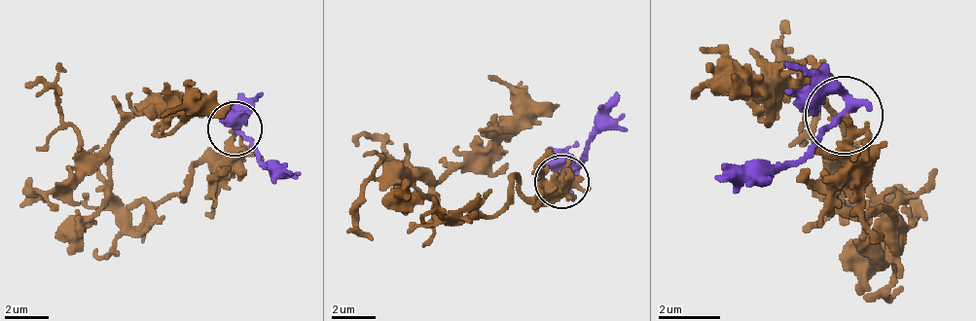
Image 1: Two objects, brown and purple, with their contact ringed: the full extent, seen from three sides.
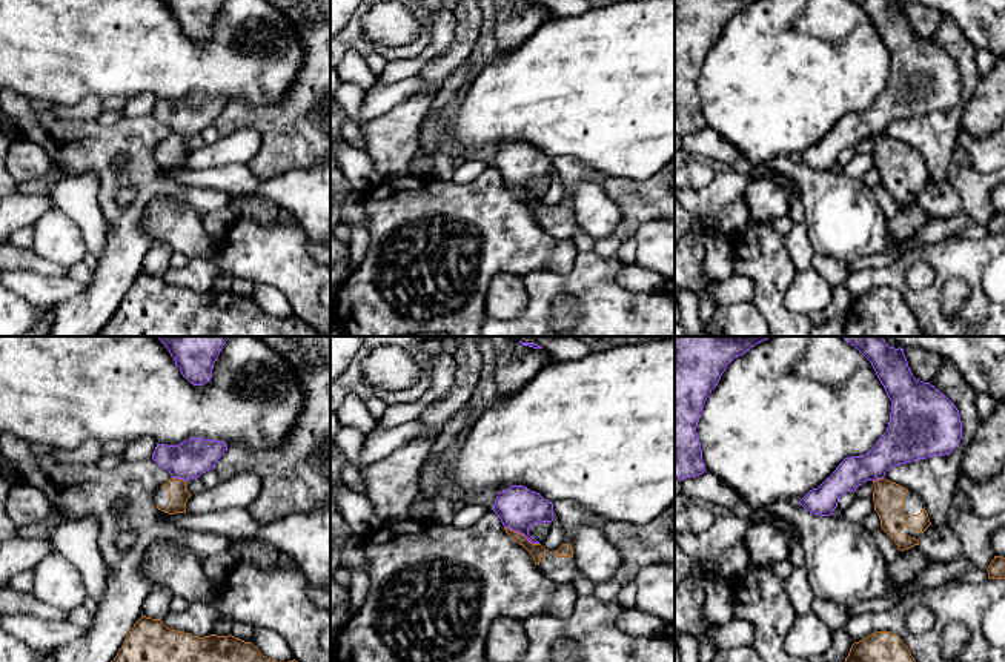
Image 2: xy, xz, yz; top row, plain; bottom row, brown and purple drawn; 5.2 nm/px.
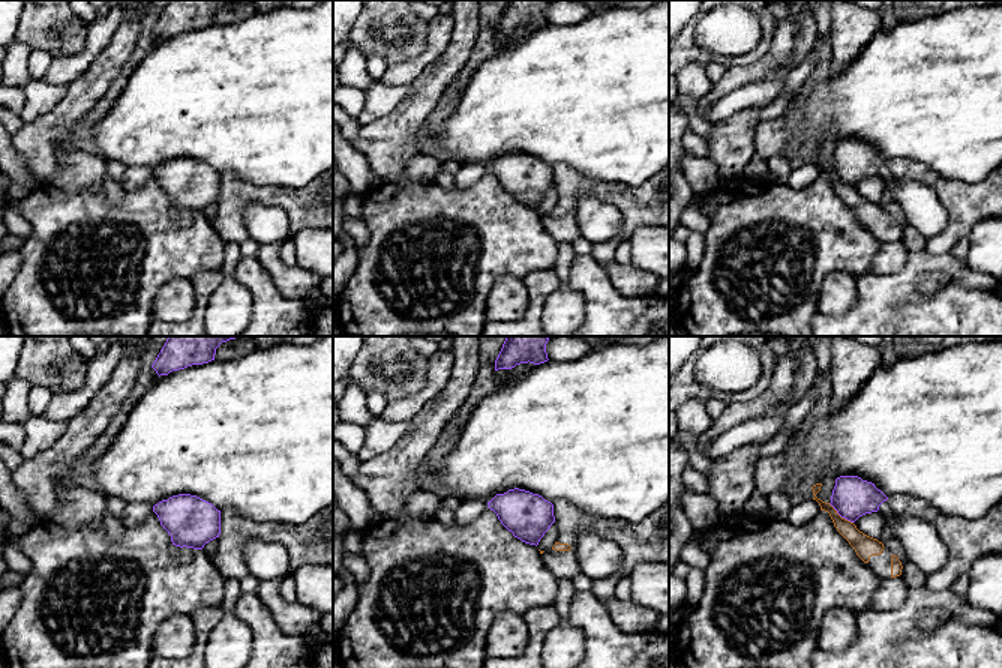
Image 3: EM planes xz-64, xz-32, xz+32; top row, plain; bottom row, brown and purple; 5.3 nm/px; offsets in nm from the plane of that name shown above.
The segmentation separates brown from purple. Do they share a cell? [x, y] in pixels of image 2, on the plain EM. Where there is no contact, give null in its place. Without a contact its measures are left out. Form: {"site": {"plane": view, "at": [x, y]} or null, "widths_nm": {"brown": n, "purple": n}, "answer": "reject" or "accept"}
{"site": {"plane": "xz", "at": [520, 189]}, "widths_nm": {"brown": 80, "purple": 220}, "answer": "reject"}

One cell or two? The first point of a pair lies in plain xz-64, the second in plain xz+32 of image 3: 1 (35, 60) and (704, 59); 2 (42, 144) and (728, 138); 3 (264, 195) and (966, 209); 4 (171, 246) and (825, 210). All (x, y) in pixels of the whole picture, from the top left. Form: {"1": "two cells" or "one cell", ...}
{"1": "two cells", "2": "one cell", "3": "one cell", "4": "one cell"}

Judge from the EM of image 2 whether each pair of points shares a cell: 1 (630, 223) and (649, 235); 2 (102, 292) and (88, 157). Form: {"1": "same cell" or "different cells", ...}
{"1": "different cells", "2": "same cell"}

